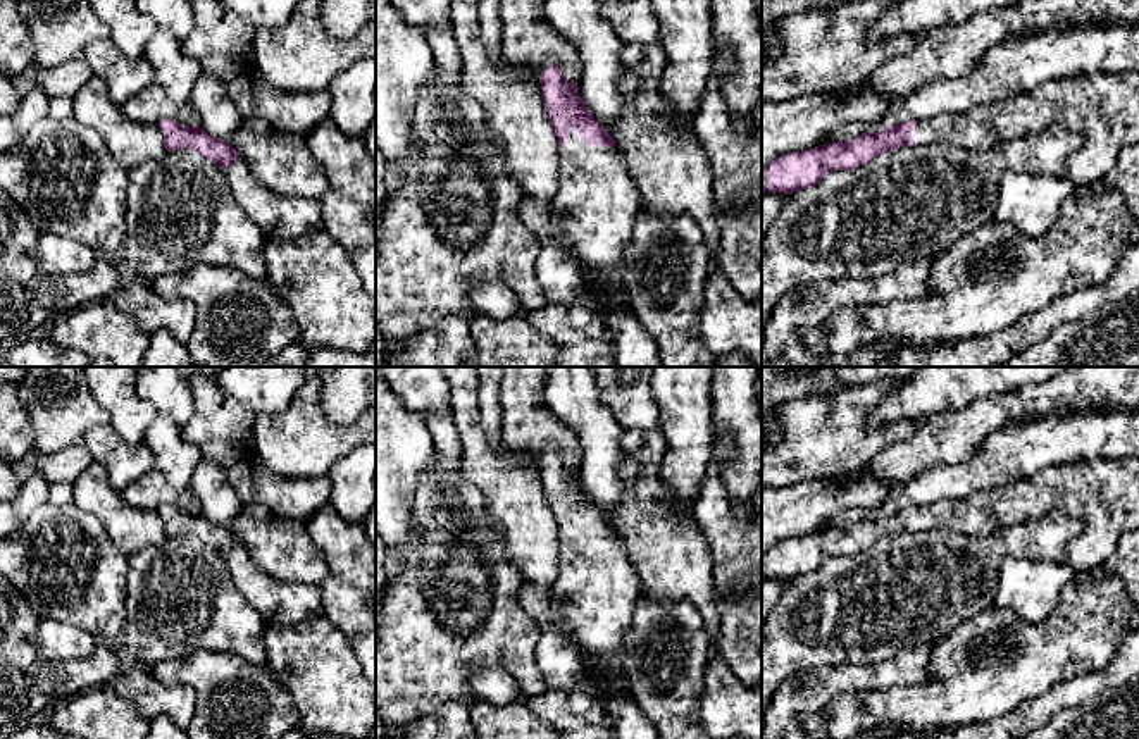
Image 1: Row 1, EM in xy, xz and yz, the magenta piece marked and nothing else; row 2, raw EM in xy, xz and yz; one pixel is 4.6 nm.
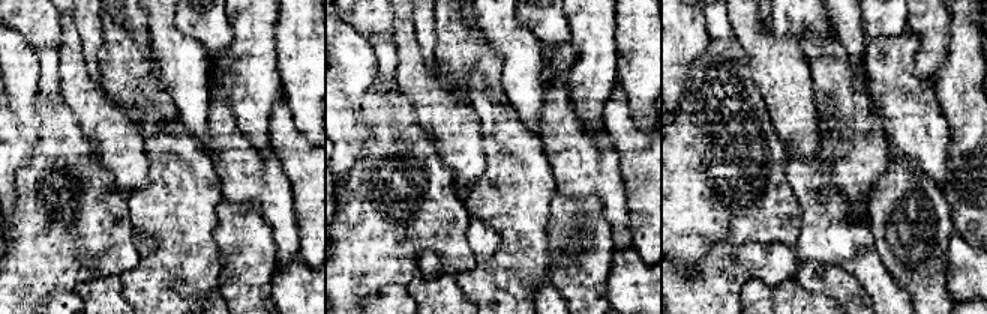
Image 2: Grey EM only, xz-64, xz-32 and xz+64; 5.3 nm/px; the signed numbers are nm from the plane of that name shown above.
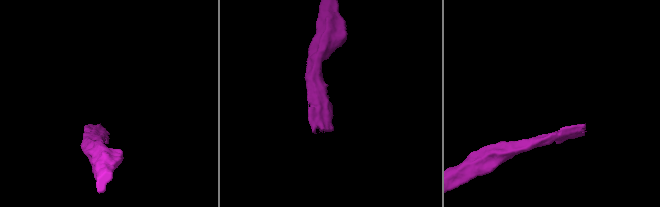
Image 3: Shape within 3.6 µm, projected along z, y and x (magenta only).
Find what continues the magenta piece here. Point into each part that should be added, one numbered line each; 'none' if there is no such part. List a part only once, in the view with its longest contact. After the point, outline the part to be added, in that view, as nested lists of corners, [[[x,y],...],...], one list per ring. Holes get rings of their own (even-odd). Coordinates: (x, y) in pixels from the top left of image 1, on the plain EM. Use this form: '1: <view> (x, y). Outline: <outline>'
1: xz (597, 589). Outline: [[[570,515],[560,539],[560,572],[553,591],[558,629],[582,649],[607,691],[598,692],[581,679],[567,689],[548,687],[539,694],[527,696],[524,705],[557,732],[557,739],[615,739],[607,694],[629,692],[622,644],[641,596],[641,581],[631,563],[626,541],[617,532],[586,532],[579,519]]]

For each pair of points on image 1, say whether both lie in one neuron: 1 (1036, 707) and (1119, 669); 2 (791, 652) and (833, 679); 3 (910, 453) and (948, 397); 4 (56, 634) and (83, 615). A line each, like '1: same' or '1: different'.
1: same
2: different
3: different
4: different

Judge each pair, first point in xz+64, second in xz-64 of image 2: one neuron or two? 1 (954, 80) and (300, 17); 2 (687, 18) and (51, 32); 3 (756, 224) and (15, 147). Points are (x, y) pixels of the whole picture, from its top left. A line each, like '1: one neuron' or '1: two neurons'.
1: two neurons
2: two neurons
3: two neurons

